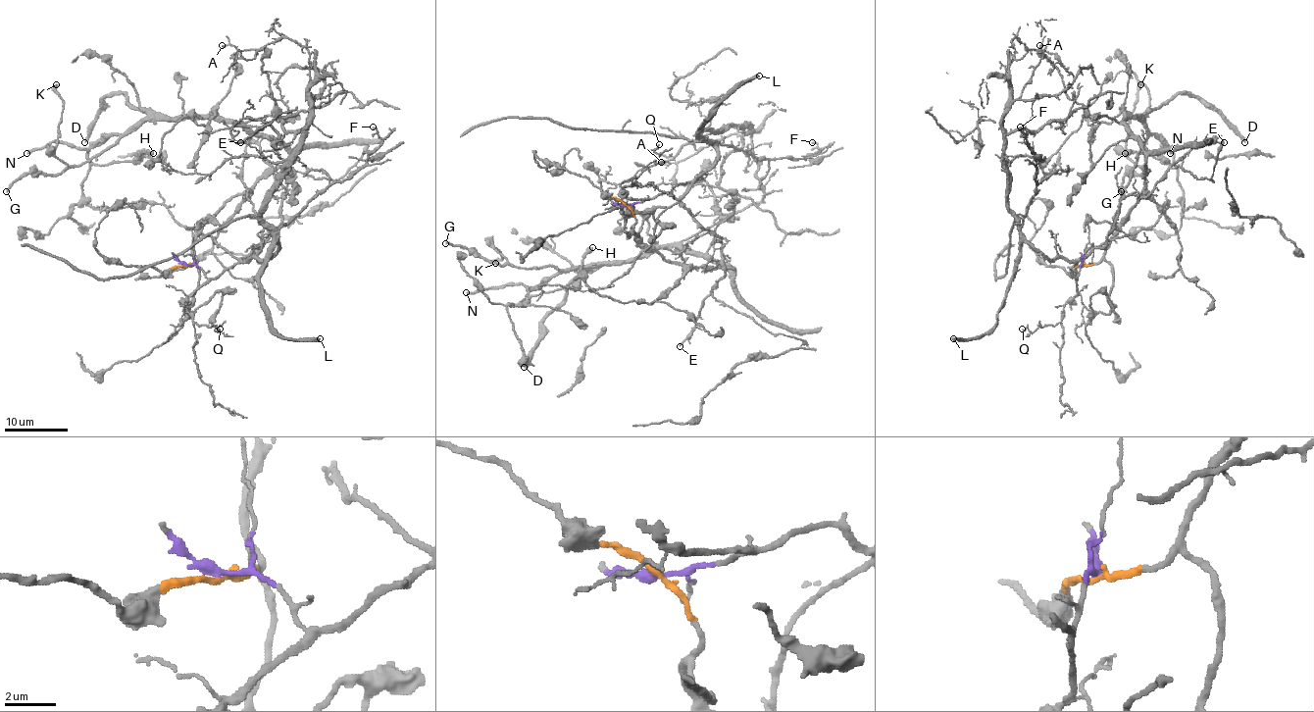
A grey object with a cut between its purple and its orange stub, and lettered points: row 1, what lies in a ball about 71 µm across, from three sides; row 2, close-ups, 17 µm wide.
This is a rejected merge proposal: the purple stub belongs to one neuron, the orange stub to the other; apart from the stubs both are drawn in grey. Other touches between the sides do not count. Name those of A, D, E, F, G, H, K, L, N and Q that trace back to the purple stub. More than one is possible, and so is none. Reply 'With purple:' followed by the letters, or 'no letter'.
With purple: A, E, F, L, Q

